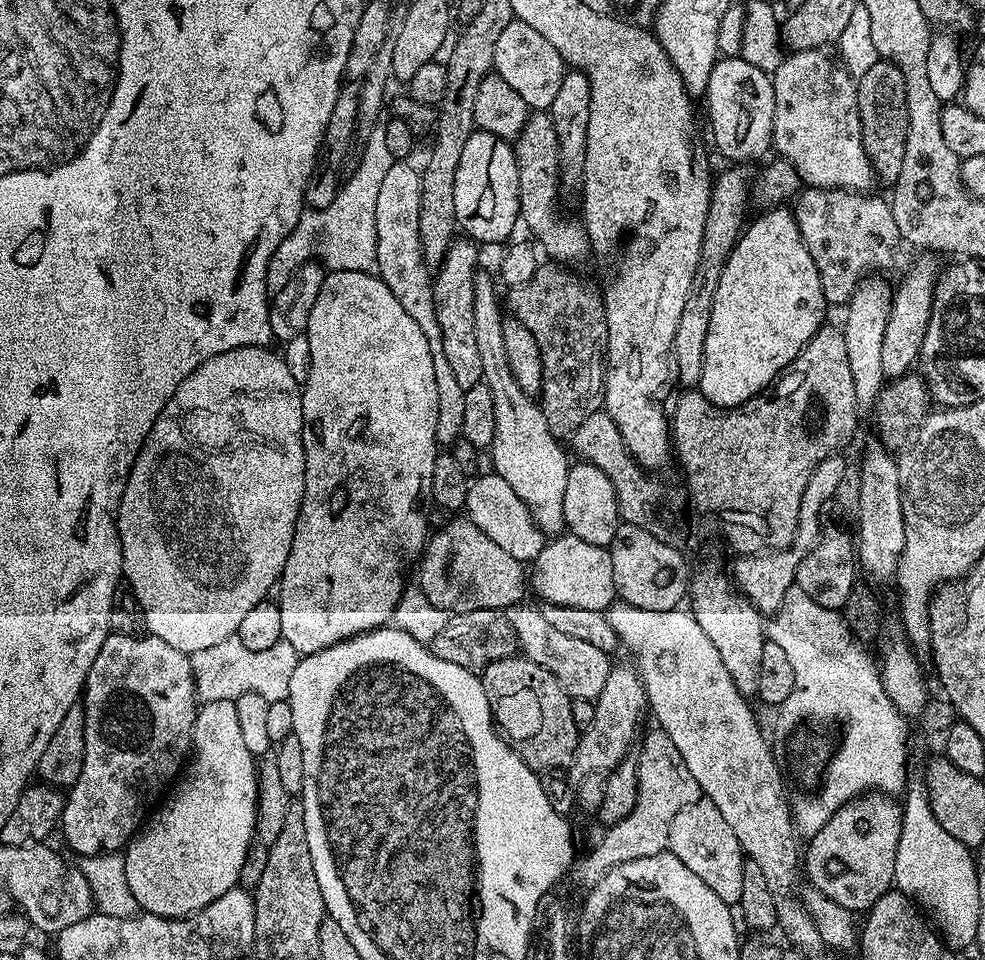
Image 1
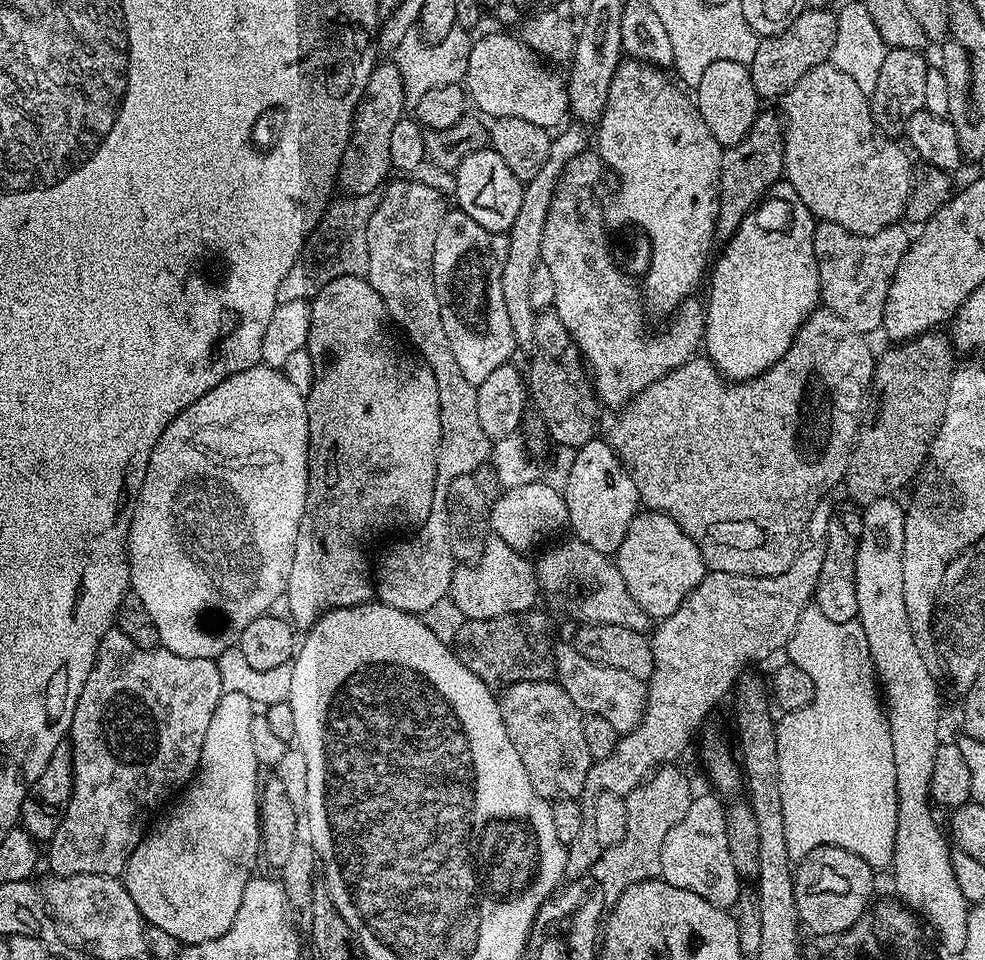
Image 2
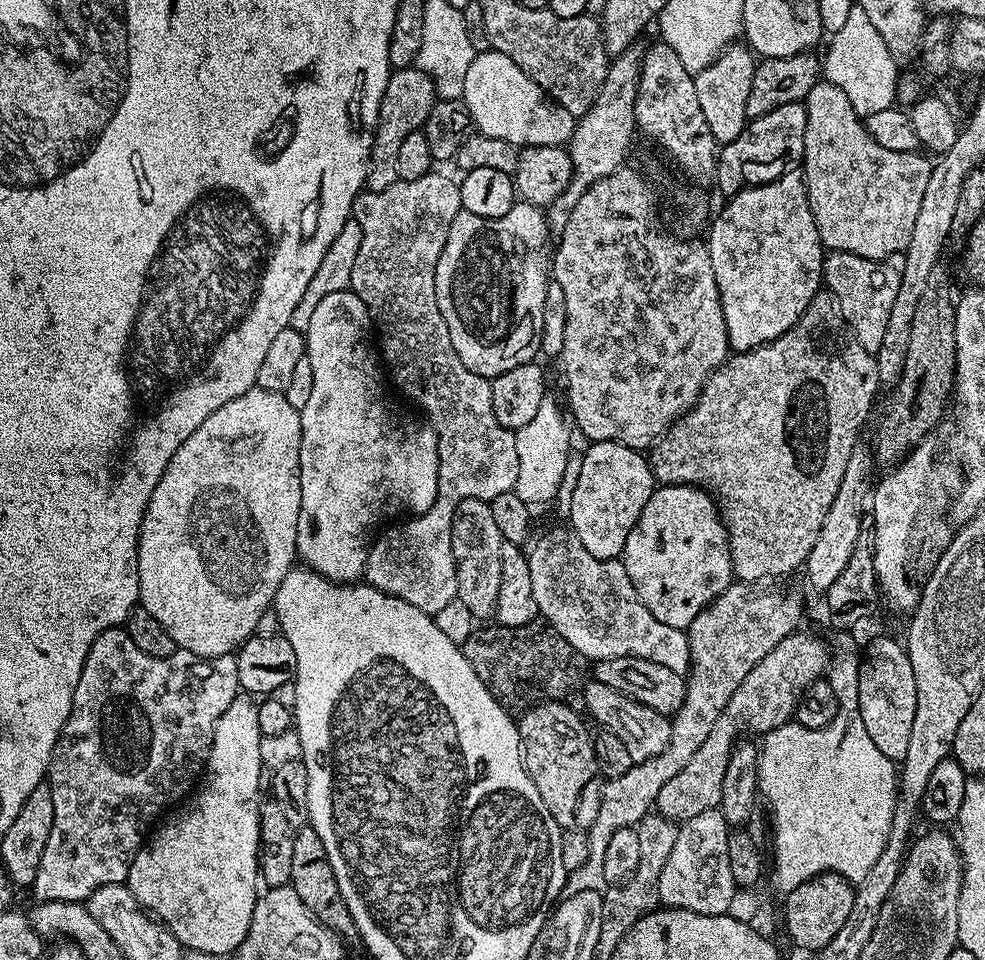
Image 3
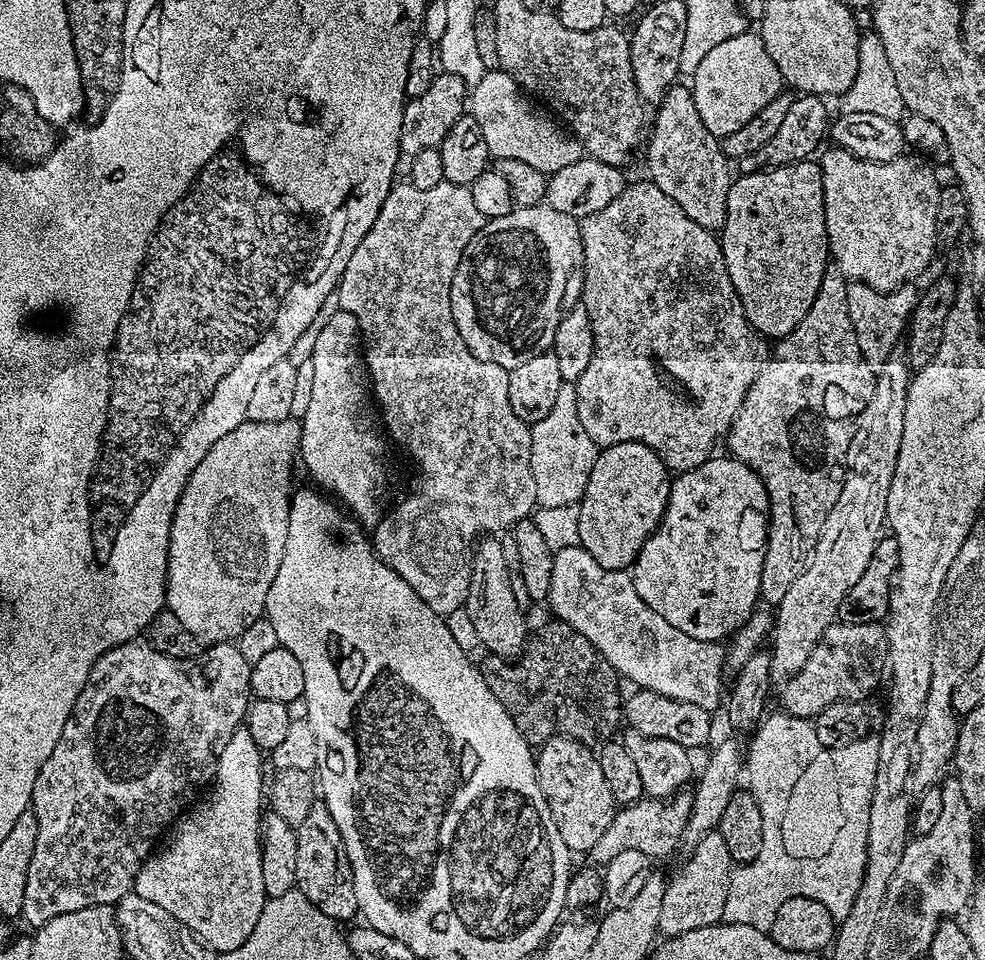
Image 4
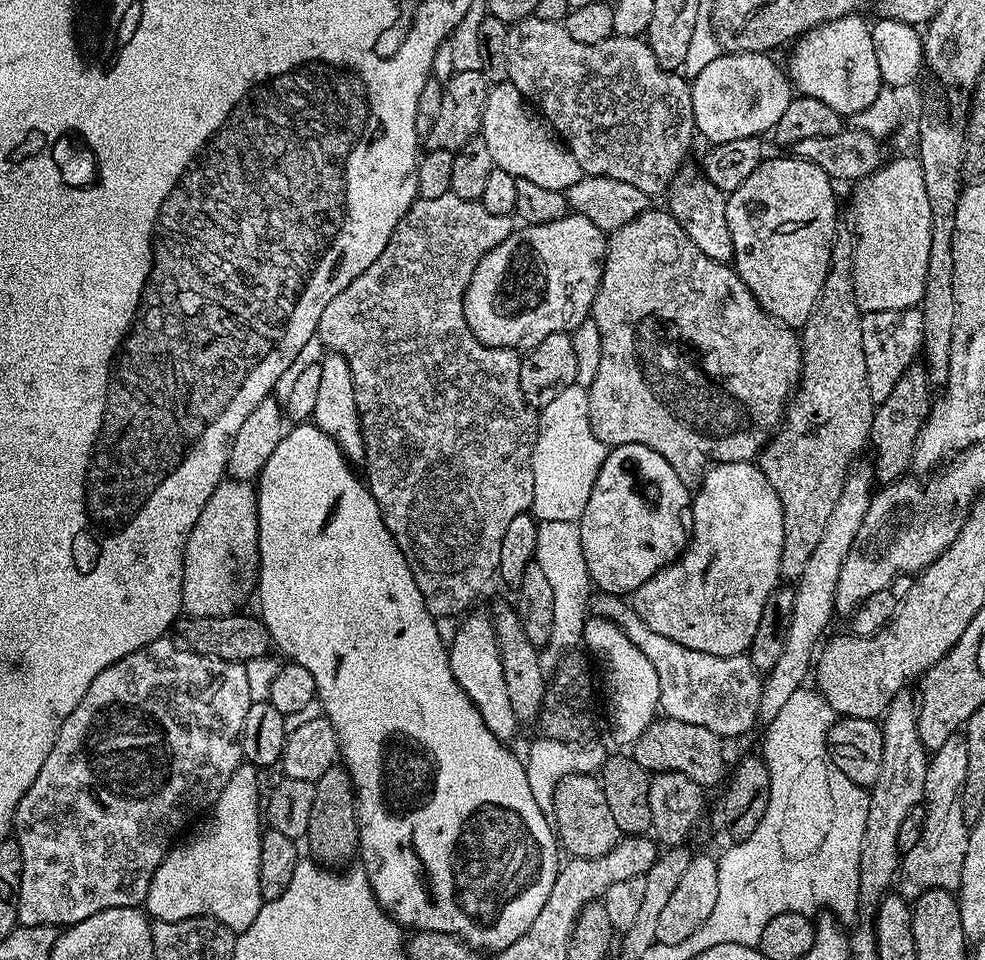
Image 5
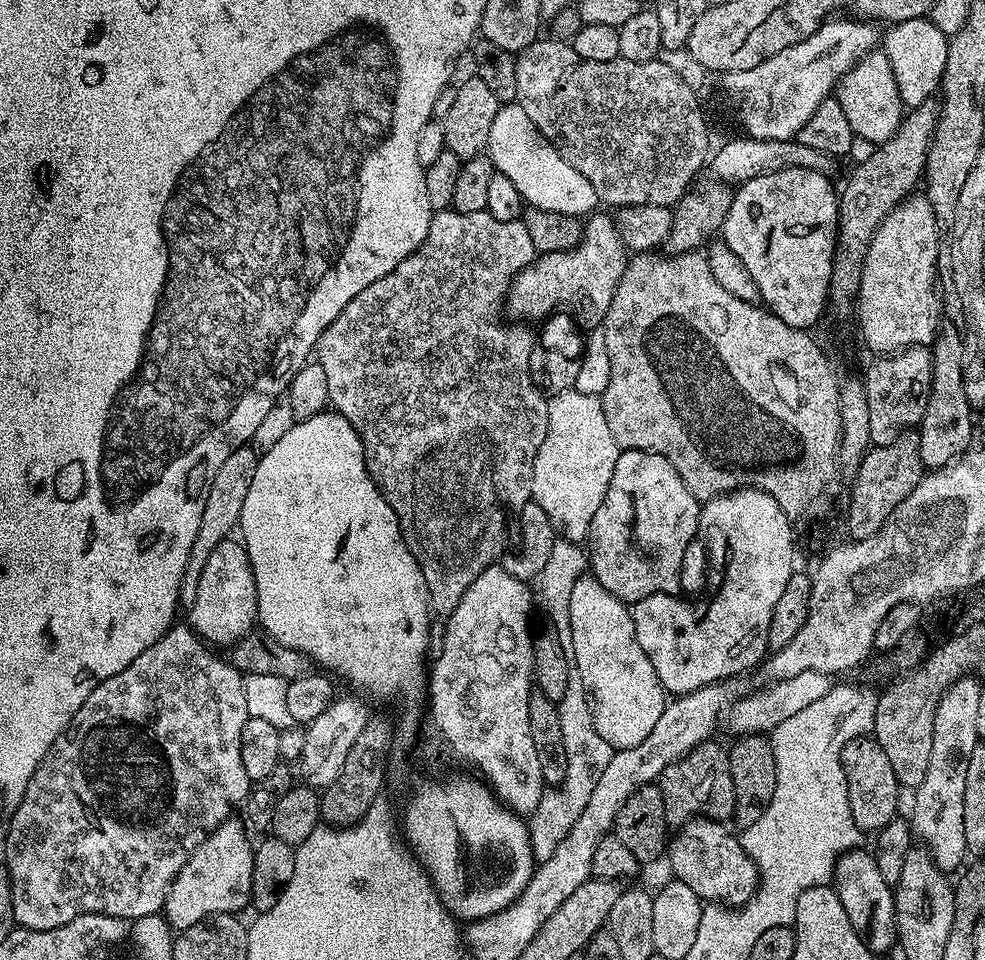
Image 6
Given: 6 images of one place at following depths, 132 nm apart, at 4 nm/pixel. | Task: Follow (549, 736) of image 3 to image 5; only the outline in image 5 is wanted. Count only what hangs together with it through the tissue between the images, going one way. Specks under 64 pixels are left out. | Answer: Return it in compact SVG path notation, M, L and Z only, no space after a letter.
M573 775L560 781L551 813L558 842L569 857L598 858L614 848L622 838L618 822L614 822L614 814L610 814L606 794L595 775Z

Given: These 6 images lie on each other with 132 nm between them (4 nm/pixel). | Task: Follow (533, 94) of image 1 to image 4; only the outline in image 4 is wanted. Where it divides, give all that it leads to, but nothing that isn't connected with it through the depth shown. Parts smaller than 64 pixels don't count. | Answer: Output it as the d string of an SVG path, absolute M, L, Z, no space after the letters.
M503 70L485 71L481 81L470 89L470 114L478 126L482 126L482 138L486 138L488 151L496 160L518 158L518 162L526 162L545 174L581 160L585 151L580 141L567 127L561 126L551 115L543 116L535 106L516 79Z

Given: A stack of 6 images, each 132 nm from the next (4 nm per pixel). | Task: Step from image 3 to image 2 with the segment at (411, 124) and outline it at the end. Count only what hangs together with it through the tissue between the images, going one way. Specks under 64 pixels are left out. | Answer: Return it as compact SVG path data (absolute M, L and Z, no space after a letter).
M377 62L372 67L370 82L366 82L366 90L352 118L352 133L346 142L346 150L336 175L339 191L342 190L344 196L365 196L376 192L389 179L388 172L393 171L390 162L390 133L399 120L405 119L404 103L403 78L398 66L393 62Z

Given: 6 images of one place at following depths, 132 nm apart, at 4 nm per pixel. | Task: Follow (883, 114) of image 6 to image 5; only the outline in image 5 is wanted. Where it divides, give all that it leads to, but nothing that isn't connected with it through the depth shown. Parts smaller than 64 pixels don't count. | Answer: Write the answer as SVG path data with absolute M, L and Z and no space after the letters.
M853 14L811 28L795 41L796 49L792 52L790 79L795 91L802 96L818 98L818 102L826 102L826 106L830 106L830 110L837 112L841 118L855 118L875 102L882 90L878 54L874 52L874 38L869 21L864 21L864 18L863 15Z

